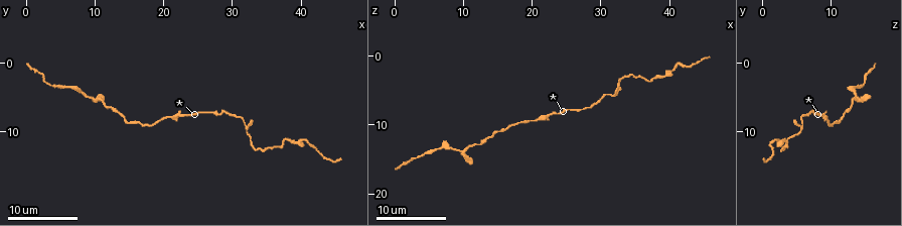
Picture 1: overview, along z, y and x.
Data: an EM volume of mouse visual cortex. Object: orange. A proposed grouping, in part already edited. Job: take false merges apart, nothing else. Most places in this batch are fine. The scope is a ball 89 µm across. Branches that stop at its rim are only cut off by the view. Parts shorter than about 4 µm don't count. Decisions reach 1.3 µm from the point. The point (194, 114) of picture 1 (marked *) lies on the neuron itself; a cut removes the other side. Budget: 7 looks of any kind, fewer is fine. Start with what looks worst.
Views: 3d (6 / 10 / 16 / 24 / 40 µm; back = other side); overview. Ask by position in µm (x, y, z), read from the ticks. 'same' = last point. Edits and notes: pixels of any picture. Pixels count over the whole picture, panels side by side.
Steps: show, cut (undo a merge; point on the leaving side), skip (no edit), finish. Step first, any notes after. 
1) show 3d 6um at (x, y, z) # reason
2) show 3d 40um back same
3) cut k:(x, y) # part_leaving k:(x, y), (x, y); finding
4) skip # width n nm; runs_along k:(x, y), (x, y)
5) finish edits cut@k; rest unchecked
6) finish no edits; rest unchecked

show 3d 16um at (32.0, 8.5, 6.0) # a narrow waist

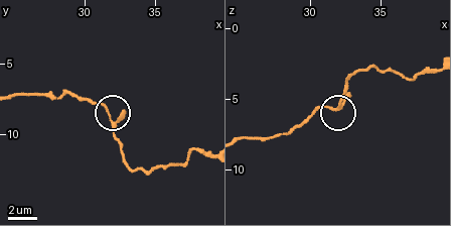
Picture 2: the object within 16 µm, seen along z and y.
skip # width 150 nm; runs_along 2:(243, 138), (289, 133), (321, 107), (336, 109), (343, 92); continuous, no second neuron

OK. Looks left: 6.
show 3d 16um at (6.0, 3.5, 13.5)

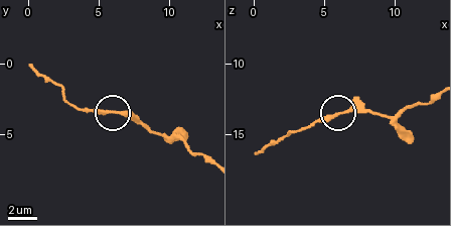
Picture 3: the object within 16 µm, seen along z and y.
show 3d 16um back at (6.2, 3.4, 13.4)

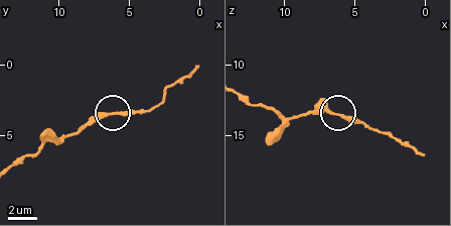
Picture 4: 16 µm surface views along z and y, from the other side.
skip # runs_along 4:(243, 96), (254, 105), (290, 117), (340, 113), (376, 127); all the same neuron

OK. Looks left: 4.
show 3d 10um at (11.5, 6.5, 13.0) # thin neck

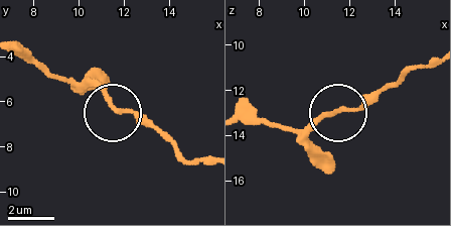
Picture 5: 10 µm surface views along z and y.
skip # runs_along 5:(434, 59), (411, 67), (352, 109), (324, 115), (297, 132); one neuron here

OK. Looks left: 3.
finish no edits; rest unchecked

